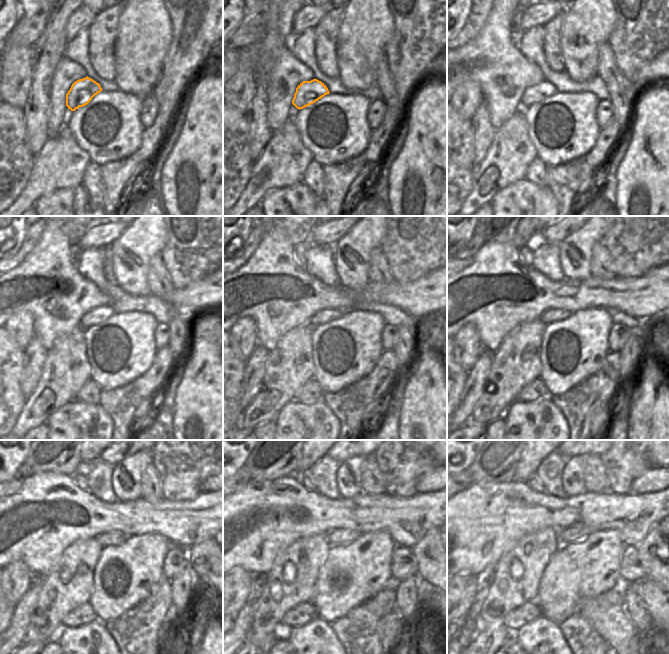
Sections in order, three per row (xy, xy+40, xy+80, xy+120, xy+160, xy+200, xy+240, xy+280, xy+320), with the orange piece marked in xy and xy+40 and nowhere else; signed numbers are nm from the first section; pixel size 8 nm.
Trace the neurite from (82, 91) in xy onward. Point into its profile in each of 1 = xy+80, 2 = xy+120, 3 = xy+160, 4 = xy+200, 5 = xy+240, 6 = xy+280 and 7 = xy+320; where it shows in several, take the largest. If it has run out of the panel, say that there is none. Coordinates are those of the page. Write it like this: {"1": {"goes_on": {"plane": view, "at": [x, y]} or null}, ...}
{"1": {"goes_on": {"plane": "xy+80", "at": [536, 93]}}, "2": {"goes_on": {"plane": "xy+120", "at": [98, 315]}}, "3": {"goes_on": {"plane": "xy+160", "at": [324, 316]}}, "4": {"goes_on": {"plane": "xy+200", "at": [550, 316]}}, "5": {"goes_on": {"plane": "xy+240", "at": [112, 538]}}, "6": {"goes_on": {"plane": "xy+280", "at": [337, 537]}}, "7": {"goes_on": {"plane": "xy+320", "at": [578, 532]}}}

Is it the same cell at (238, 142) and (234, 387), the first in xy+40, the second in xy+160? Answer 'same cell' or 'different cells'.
same cell

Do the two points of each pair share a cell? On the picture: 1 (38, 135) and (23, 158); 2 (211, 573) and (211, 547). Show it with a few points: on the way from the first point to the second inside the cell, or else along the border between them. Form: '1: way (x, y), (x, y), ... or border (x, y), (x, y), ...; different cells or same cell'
1: border (23, 124), (27, 145), (35, 155); different cells
2: way (211, 567), (211, 553); same cell

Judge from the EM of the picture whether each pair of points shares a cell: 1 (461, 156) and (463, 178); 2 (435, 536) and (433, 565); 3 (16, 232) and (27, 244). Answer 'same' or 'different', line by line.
1: same
2: same
3: different

